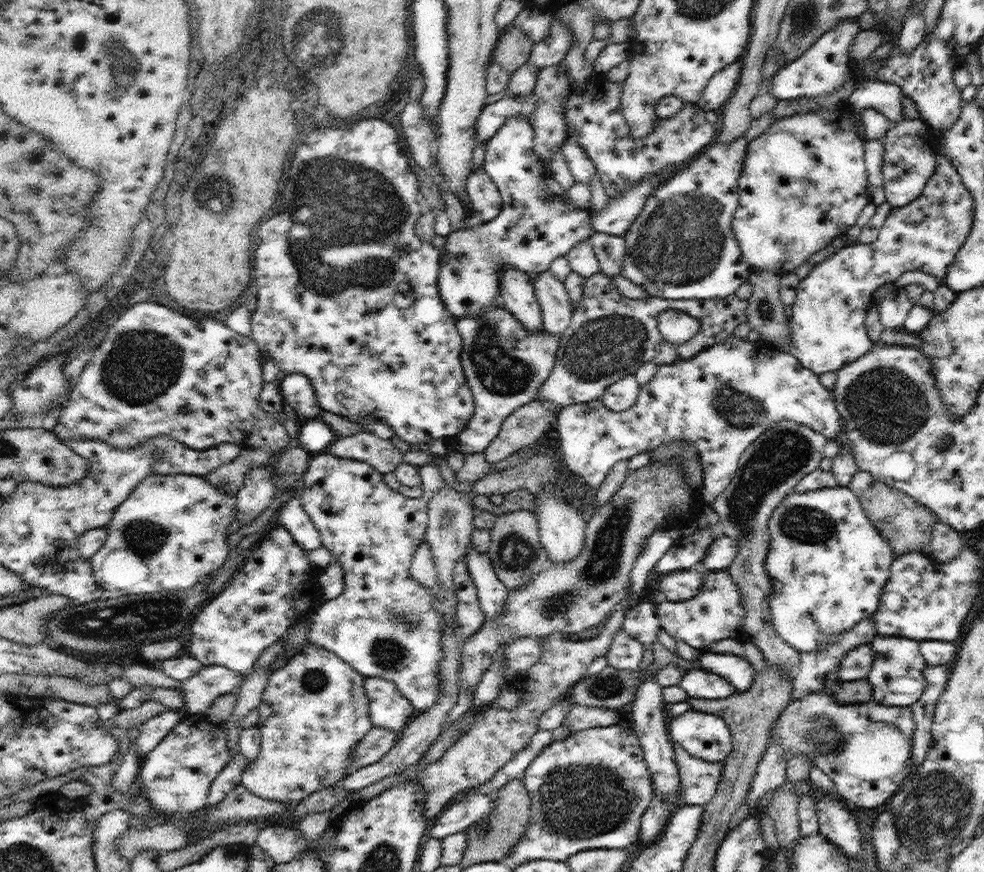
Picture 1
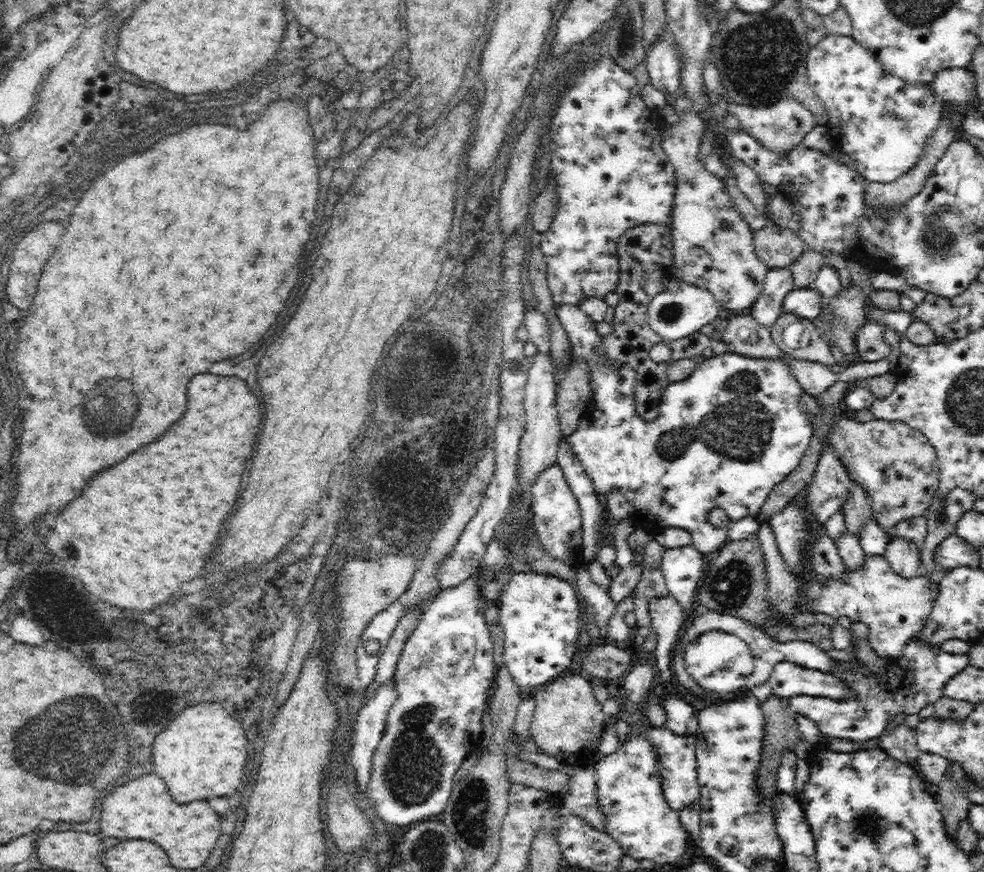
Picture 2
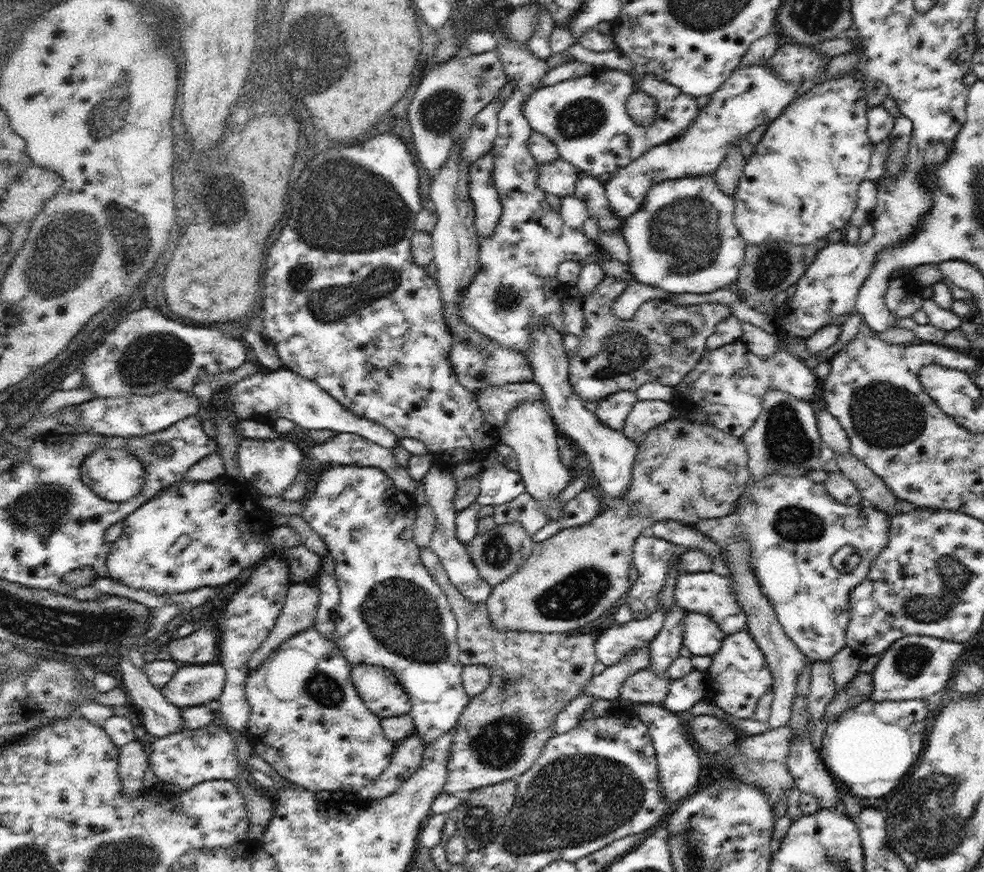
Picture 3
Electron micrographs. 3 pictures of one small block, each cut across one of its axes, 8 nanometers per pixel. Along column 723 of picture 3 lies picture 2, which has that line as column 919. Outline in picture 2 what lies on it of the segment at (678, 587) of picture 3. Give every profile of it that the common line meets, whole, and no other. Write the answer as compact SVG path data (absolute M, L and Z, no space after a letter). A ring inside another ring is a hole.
M864 554L862 566L858 566L858 570L848 570L844 568L844 578L804 578L802 580L802 596L800 596L800 608L804 606L806 612L818 616L818 614L826 614L832 618L848 618L852 622L862 622L870 628L870 644L872 648L878 652L880 658L898 658L904 654L906 644L918 634L922 634L926 630L926 626L930 624L932 612L934 612L934 602L938 598L940 592L940 584L932 584L928 578L912 578L912 580L904 580L900 576L896 576L896 572L890 568L886 556L868 556Z

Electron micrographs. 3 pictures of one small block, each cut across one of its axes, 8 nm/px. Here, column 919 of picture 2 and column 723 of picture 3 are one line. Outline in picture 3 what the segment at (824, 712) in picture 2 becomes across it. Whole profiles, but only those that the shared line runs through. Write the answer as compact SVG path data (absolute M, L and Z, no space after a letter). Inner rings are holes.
M747 628L739 630L725 636L721 650L717 650L717 654L713 654L711 658L713 662L705 672L709 702L737 720L749 720L755 706L759 704L759 698L773 692L773 672L769 670L757 642L753 640L753 636L749 636Z

